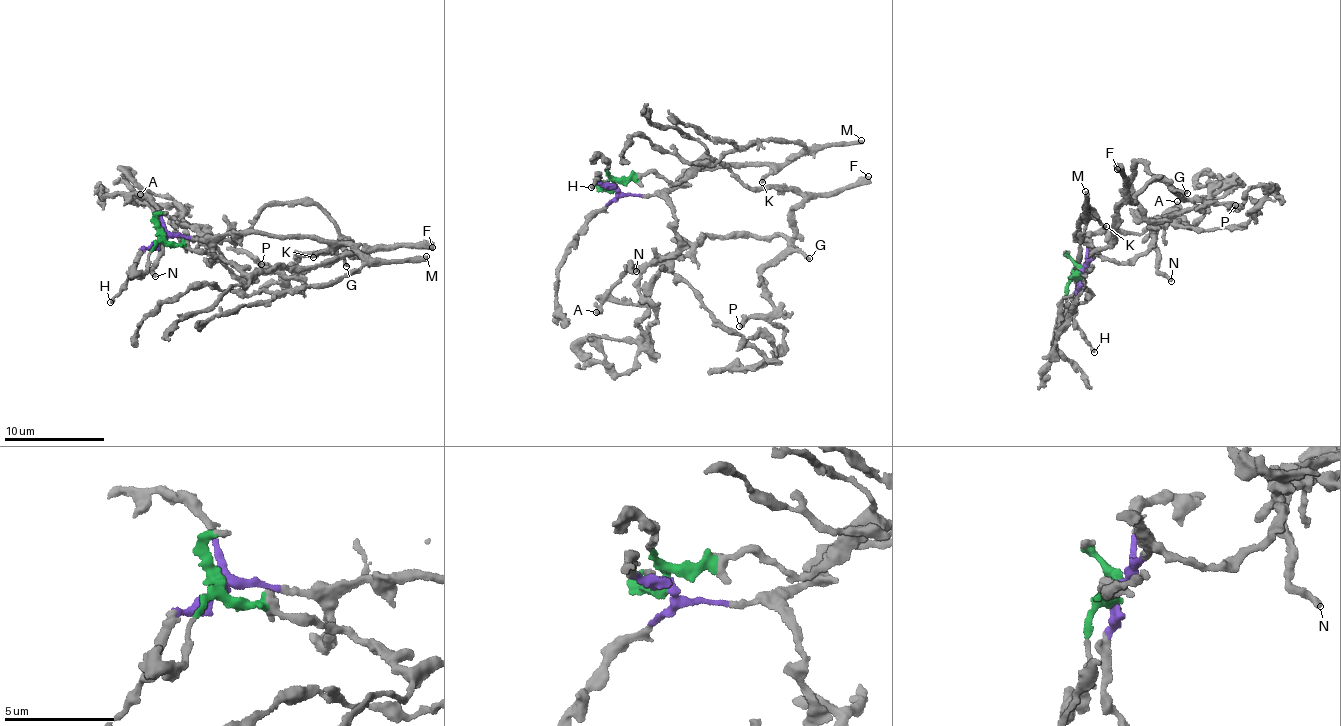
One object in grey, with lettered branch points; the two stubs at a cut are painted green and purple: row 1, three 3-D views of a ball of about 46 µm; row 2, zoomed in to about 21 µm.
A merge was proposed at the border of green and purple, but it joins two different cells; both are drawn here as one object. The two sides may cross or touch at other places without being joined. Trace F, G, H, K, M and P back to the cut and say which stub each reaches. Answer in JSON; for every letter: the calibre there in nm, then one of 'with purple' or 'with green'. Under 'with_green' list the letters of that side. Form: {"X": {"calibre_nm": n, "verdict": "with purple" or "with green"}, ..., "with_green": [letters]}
{"F": {"calibre_nm": 600, "verdict": "with green"}, "G": {"calibre_nm": 240, "verdict": "with green"}, "H": {"calibre_nm": 200, "verdict": "with purple"}, "K": {"calibre_nm": 240, "verdict": "with purple"}, "M": {"calibre_nm": 340, "verdict": "with purple"}, "P": {"calibre_nm": 340, "verdict": "with green"}, "with_green": ["F", "G", "P"]}

